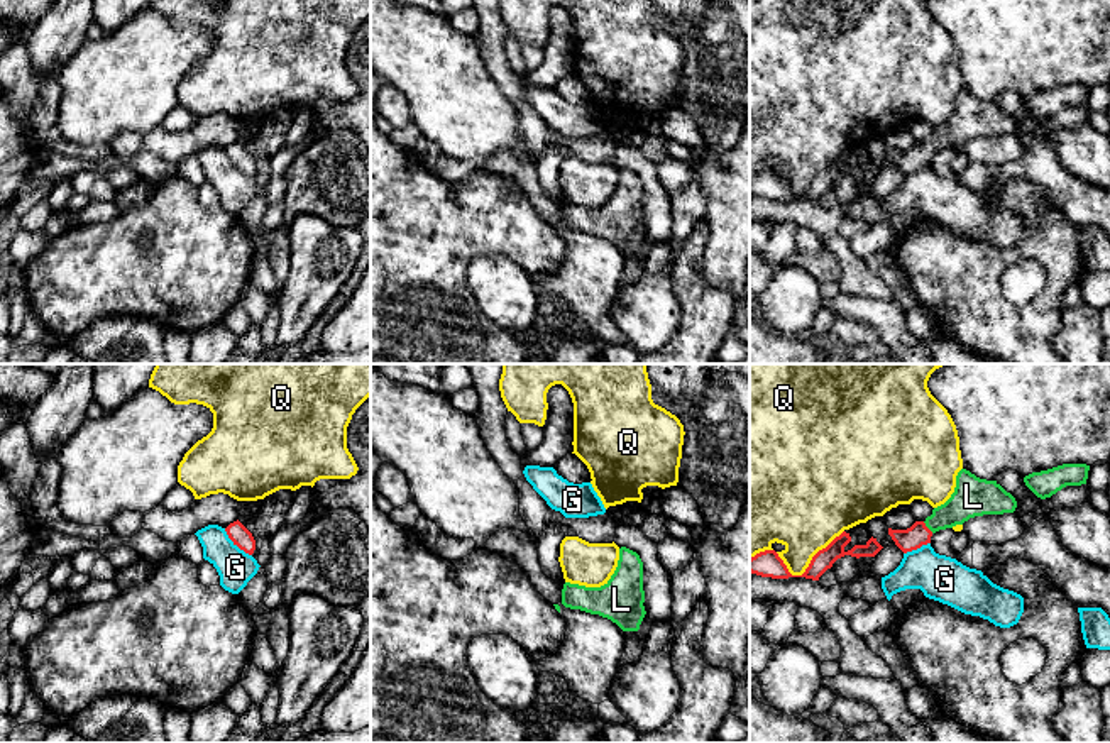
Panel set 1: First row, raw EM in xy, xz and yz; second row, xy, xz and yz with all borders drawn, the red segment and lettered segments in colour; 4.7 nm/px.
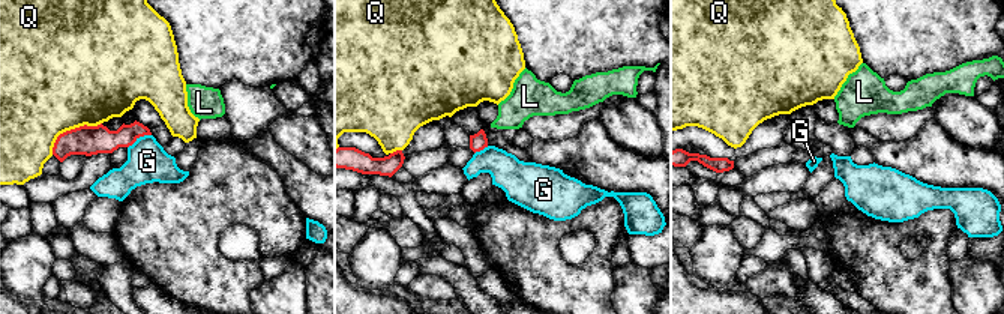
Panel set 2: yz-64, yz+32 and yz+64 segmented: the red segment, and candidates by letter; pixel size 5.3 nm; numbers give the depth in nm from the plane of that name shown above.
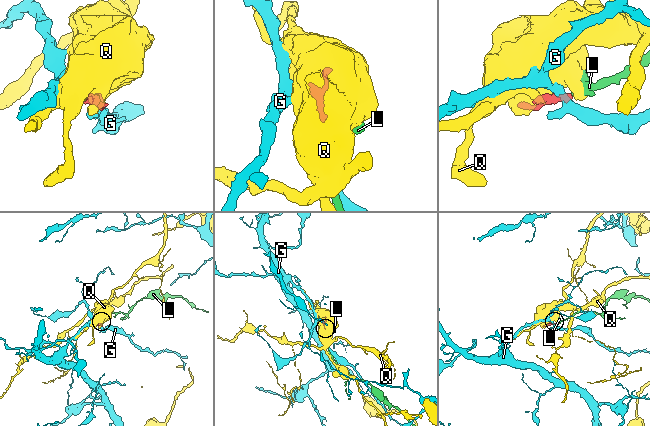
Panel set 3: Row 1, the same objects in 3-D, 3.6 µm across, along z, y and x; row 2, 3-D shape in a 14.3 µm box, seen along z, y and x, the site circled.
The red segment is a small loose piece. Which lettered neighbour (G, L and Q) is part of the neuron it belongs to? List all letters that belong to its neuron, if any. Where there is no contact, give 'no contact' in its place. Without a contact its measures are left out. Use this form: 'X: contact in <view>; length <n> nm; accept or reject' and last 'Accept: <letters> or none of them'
G: contact in xy; length 190 nm; reject
L: contact in yz; length 80 nm; accept
Q: contact in yz; length 340 nm; reject
Accept: L

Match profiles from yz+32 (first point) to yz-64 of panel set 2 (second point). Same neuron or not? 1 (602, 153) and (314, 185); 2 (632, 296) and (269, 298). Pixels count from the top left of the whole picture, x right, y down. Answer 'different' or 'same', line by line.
1: same
2: same

